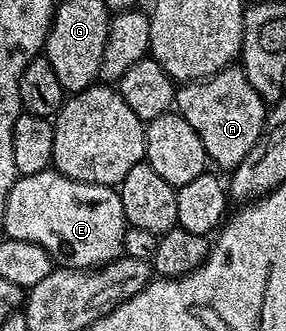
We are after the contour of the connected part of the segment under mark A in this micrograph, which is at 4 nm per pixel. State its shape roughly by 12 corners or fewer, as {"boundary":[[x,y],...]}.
{"boundary":[[232,64],[176,89],[174,109],[230,172],[269,113]]}

